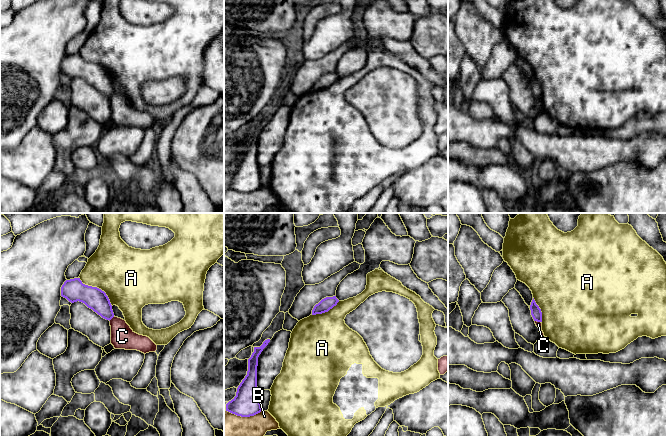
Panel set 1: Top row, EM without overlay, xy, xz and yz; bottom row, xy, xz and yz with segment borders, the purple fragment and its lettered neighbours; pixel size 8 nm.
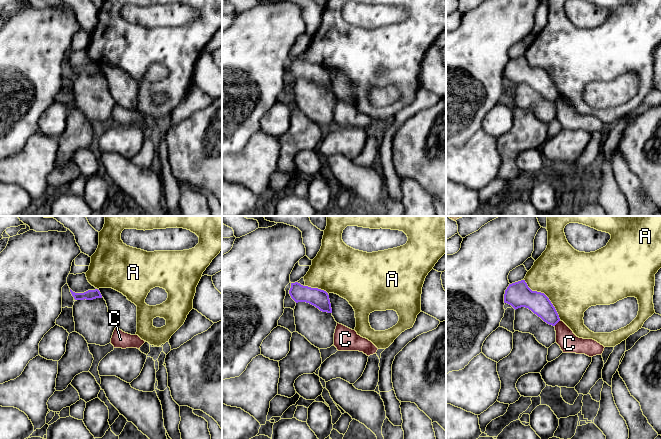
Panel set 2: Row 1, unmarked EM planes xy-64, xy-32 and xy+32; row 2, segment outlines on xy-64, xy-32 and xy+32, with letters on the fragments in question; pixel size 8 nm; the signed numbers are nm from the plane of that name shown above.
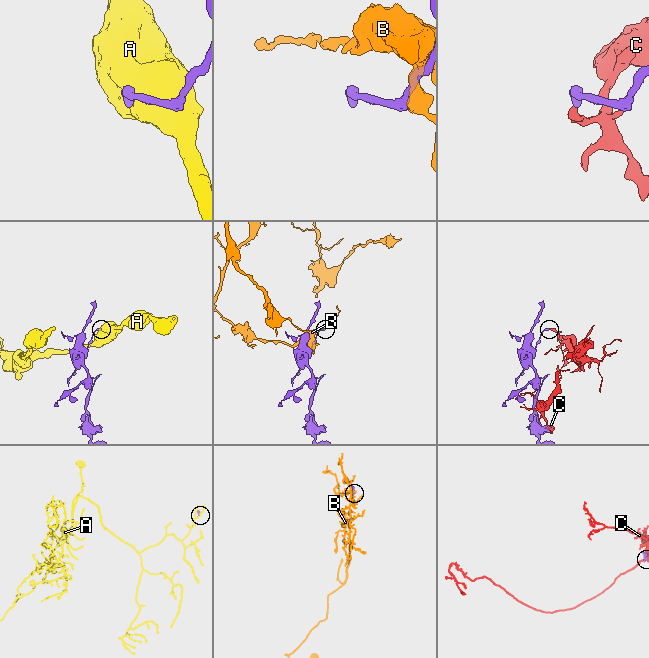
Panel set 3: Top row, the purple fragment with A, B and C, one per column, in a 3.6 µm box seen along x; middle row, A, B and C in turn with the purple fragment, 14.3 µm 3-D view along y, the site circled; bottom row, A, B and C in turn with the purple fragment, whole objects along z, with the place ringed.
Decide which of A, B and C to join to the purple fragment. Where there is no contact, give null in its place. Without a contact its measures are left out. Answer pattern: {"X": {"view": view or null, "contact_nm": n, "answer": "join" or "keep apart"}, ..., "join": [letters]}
{"A": {"view": "xy", "contact_nm": 360, "answer": "keep apart"}, "B": {"view": "xz", "contact_nm": 300, "answer": "keep apart"}, "C": {"view": "yz", "contact_nm": 50, "answer": "keep apart"}, "join": []}

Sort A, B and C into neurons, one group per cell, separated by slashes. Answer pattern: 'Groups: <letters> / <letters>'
Groups: A / B / C

